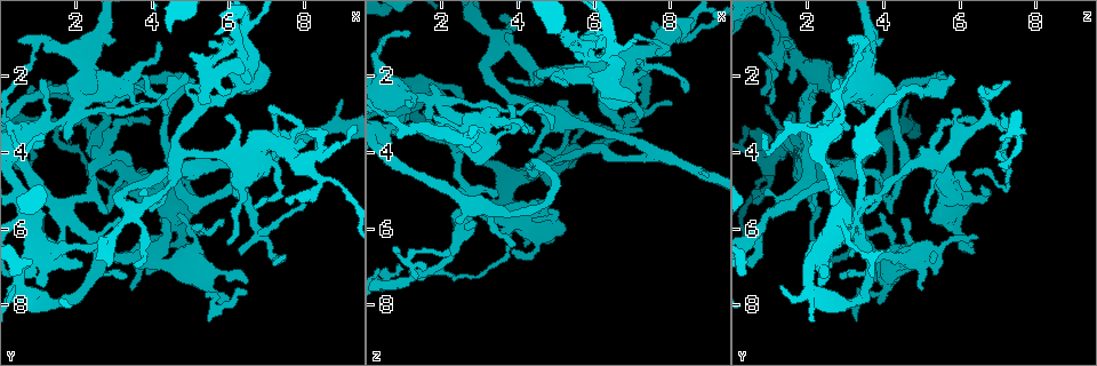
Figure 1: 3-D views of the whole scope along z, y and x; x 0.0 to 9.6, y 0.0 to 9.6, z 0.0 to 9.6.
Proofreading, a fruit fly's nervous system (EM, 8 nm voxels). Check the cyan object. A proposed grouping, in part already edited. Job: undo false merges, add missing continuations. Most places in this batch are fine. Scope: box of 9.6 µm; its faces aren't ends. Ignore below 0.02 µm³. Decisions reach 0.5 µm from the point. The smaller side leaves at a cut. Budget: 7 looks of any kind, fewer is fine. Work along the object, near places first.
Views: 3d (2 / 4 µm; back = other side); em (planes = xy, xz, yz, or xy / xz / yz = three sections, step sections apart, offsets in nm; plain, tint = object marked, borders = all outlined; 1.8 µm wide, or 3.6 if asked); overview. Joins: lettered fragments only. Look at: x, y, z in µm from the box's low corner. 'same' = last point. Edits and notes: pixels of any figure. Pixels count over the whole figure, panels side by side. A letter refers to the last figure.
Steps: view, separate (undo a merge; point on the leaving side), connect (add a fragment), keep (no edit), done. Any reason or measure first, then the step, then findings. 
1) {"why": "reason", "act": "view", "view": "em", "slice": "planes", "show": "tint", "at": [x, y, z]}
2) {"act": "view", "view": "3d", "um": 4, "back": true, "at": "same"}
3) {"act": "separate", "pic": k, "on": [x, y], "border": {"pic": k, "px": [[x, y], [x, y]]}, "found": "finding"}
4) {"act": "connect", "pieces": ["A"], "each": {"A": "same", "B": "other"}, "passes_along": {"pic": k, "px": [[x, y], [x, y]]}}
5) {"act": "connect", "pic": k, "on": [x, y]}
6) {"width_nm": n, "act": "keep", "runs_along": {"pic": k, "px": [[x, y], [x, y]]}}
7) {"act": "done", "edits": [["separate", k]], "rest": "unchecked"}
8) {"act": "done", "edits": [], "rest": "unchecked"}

{"why": "sudden change in width", "act": "view", "view": "3d", "um": 4, "at": [6.30, 1.05, 1.25]}

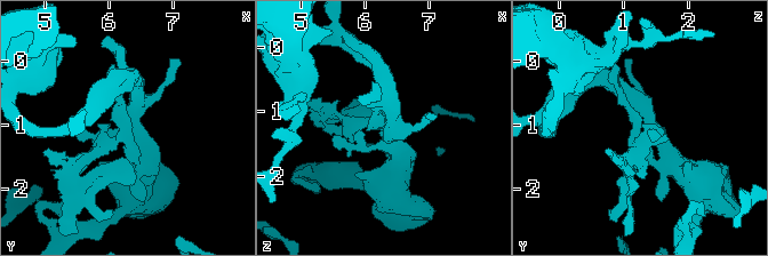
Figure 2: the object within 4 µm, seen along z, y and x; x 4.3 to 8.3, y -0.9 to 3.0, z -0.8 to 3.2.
{"why": "need the tissue", "act": "view", "view": "em", "slice": "planes", "show": "tint", "at": [6.25, 1.00, 1.20]}

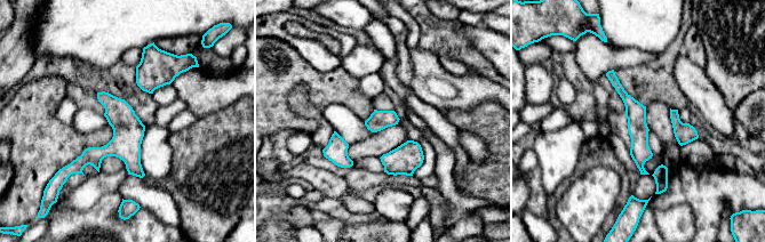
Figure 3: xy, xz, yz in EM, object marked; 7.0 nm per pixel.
{"act": "view", "view": "em", "slice": "planes", "show": "borders", "at": "same"}

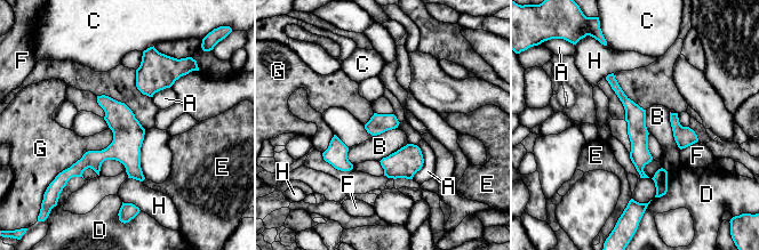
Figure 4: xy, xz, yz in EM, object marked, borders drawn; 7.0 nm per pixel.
{"width_nm": 140, "act": "keep", "each": {"A": "other", "B": "other", "C": "other", "D": "other", "E": "other", "F": "other", "G": "other", "H": "other"}, "found": "one neuron here"}

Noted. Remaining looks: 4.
{"why": "narrows sharply", "act": "view", "view": "3d", "um": 2, "at": [0.95, 6.35, 2.55]}

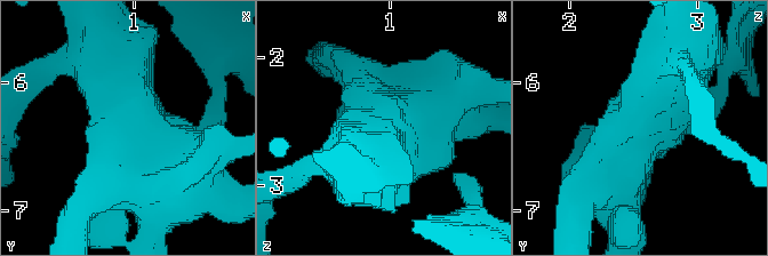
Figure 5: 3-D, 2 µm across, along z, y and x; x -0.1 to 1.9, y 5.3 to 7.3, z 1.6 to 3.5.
{"act": "view", "view": "em", "slice": "xy", "step": 16, "show": "borders", "at": [0.98, 6.30, 2.52]}

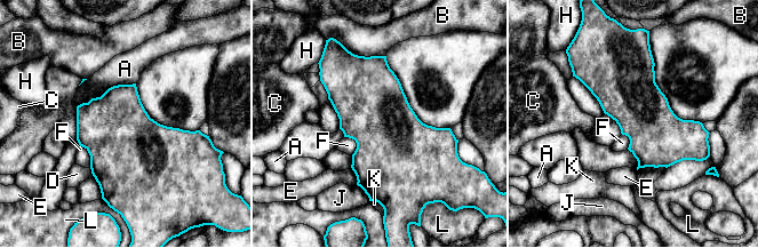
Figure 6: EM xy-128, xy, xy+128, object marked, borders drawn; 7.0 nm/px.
{"act": "keep", "each": {"A": "other", "B": "other", "C": "other", "D": "other", "E": "other", "F": "other", "H": "other", "J": "other", "K": "other", "L": "other"}, "found": "one neuron here"}

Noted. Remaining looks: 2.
{"why": "tapers out", "act": "view", "view": "3d", "um": 2, "at": [5.25, 2.40, 2.30]}

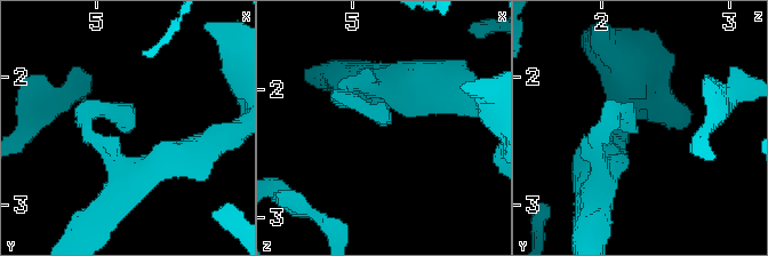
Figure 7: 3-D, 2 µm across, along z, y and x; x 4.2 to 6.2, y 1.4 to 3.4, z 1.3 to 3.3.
{"why": "need the tissue", "act": "view", "view": "em", "slice": "planes", "show": "borders", "at": [5.24, 2.40, 2.26]}

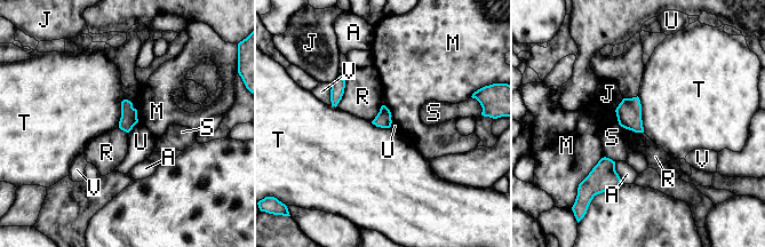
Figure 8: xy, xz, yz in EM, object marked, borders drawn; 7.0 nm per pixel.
{"longest_contact_nm": ["R", 240], "act": "keep", "each": {"A": "other", "J": "other", "M": "other", "R": "other", "S": "other", "T": "other", "U": "other", "V": "other"}, "border": {"pic": 8, "px": [[127, 98], [121, 102], [118, 127]]}, "found": "no lettered fragment goes on from it"}

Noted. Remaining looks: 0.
{"act": "done", "edits": [], "rest": "unchecked"}

